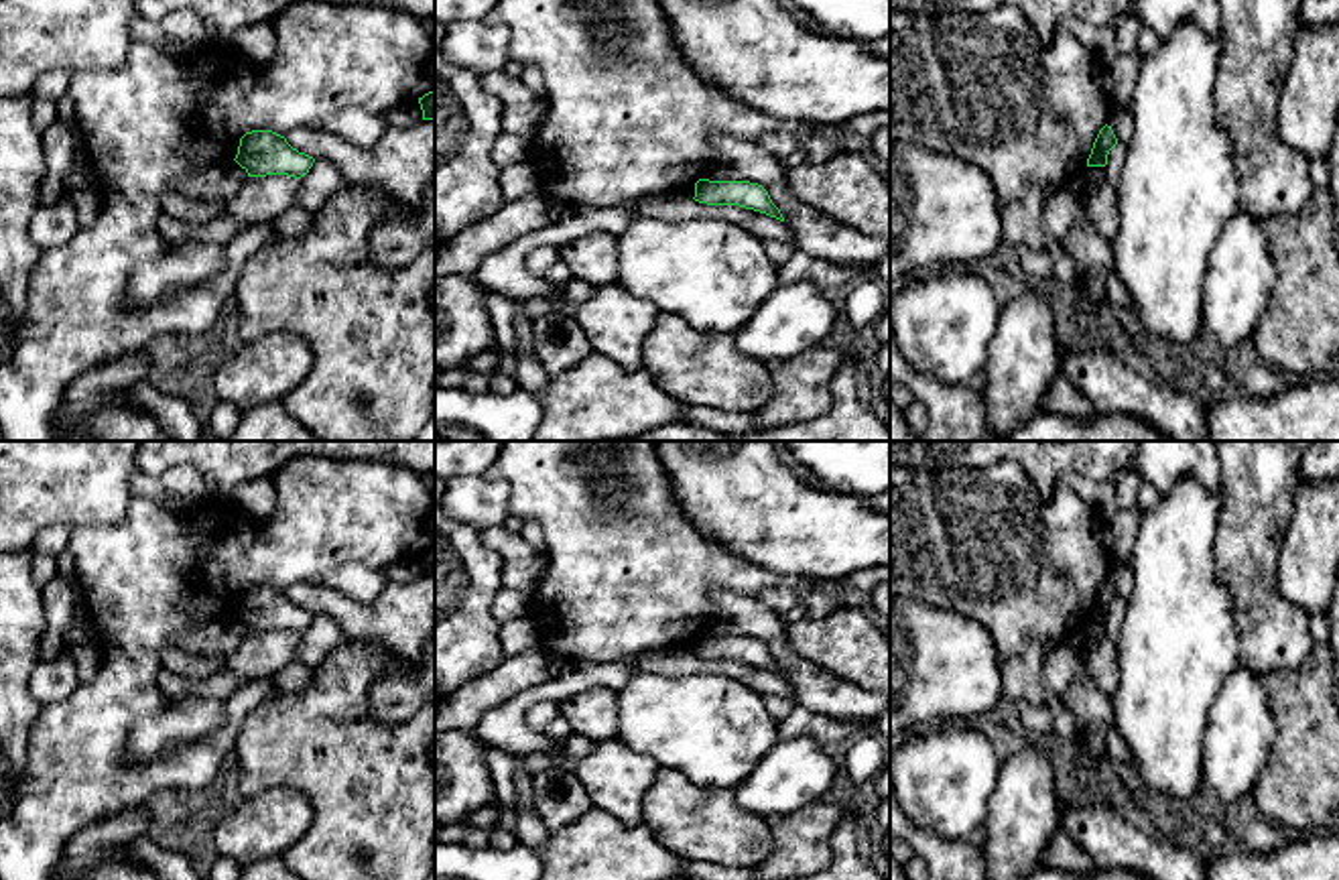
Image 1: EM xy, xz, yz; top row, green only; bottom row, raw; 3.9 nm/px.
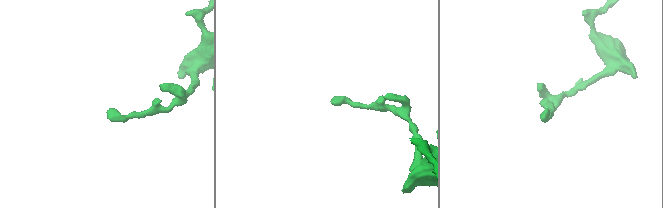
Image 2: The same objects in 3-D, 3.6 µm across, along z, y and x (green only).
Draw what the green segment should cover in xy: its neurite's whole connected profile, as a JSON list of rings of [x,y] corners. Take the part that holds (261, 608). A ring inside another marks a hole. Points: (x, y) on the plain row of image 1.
[[[252,585],[240,593],[234,614],[248,632],[289,630],[301,634],[315,614],[293,604],[284,591],[272,585]]]

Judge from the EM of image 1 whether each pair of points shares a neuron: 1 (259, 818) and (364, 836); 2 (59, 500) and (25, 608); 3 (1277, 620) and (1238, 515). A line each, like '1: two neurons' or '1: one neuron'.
1: two neurons
2: two neurons
3: one neuron

